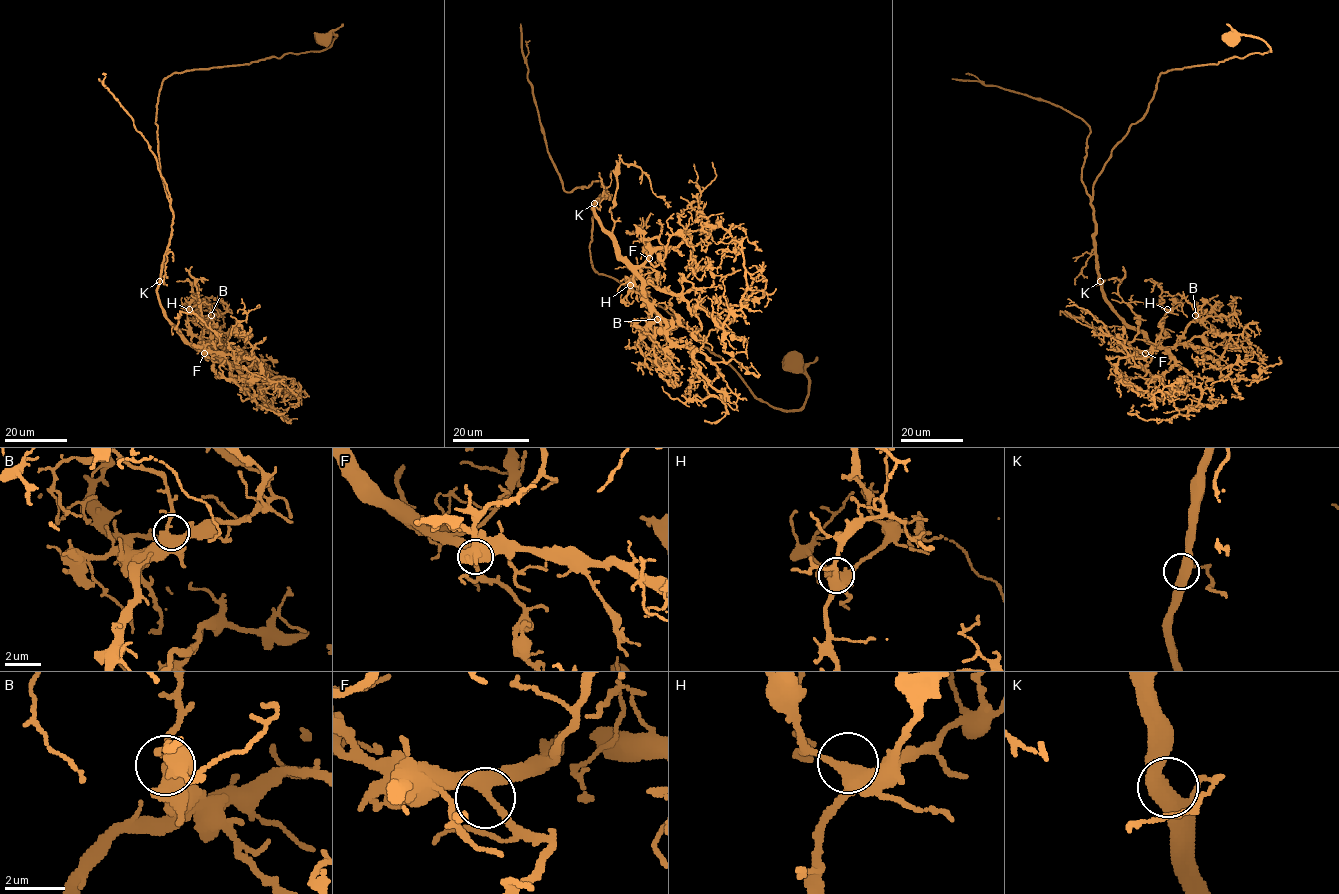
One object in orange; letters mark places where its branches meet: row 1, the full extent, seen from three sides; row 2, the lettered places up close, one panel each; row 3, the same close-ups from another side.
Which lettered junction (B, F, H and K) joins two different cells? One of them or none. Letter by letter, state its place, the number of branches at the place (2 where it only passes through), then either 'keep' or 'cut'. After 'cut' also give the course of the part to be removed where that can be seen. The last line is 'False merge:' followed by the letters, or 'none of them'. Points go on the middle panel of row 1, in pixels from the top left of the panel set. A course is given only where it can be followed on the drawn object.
B: at (657, 319); 3 branches meet; keep
F: at (649, 258); 3 branches meet; keep
H: at (630, 285); 3 branches meet; keep
K: at (594, 203); 3 branches meet; keep
False merge: none of them

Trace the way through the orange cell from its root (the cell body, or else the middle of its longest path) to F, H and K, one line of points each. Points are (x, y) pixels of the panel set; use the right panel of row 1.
F: (1232, 37), (1258, 37), (1270, 51), (1162, 72), (1147, 111), (1093, 185), (1102, 295), (1151, 343), (1145, 353)
H: (1232, 37), (1258, 37), (1270, 51), (1162, 72), (1147, 111), (1093, 185), (1104, 300), (1155, 344), (1167, 309)
K: (1232, 37), (1258, 37), (1270, 51), (1162, 72), (1147, 111), (1112, 150), (1097, 177), (1091, 203), (1099, 281)

